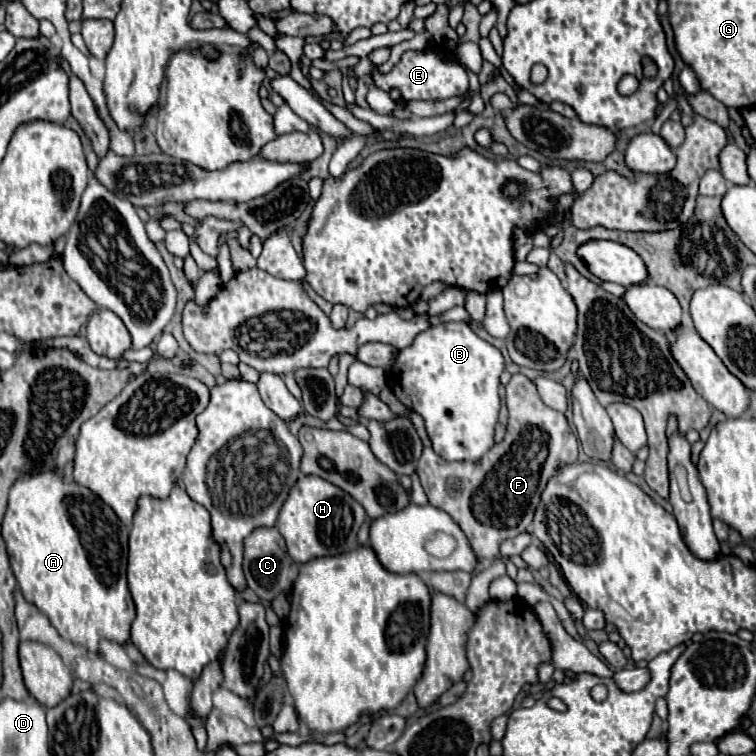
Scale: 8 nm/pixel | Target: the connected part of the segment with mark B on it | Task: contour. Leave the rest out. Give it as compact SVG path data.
M443 323L429 327L425 333L417 335L417 341L409 349L401 349L397 353L395 363L387 371L387 383L407 409L425 419L425 427L437 455L445 461L479 461L493 445L493 427L498 423L501 408L500 376L504 370L501 351L477 337L469 325Z

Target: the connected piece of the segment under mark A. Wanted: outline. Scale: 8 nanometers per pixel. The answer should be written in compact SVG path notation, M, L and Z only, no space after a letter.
M57 469L17 479L9 491L9 505L3 517L1 535L23 597L49 617L61 637L87 647L91 655L97 653L99 639L117 643L125 643L129 639L129 627L135 619L135 605L125 579L129 529L91 489L69 487Z

